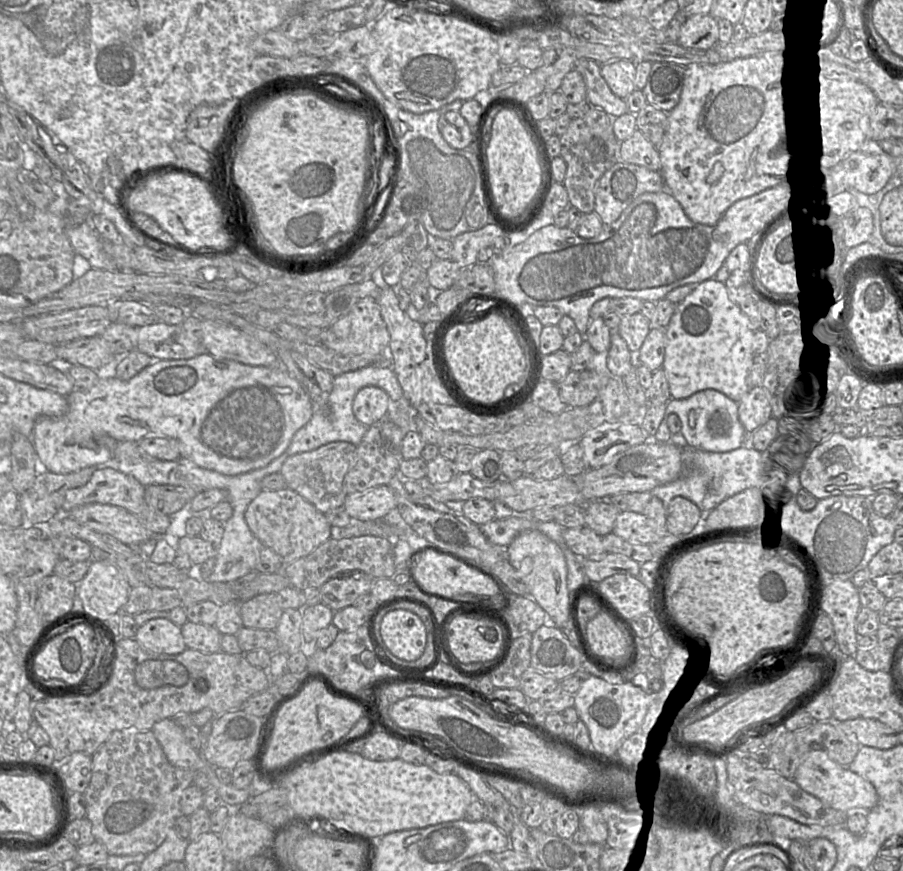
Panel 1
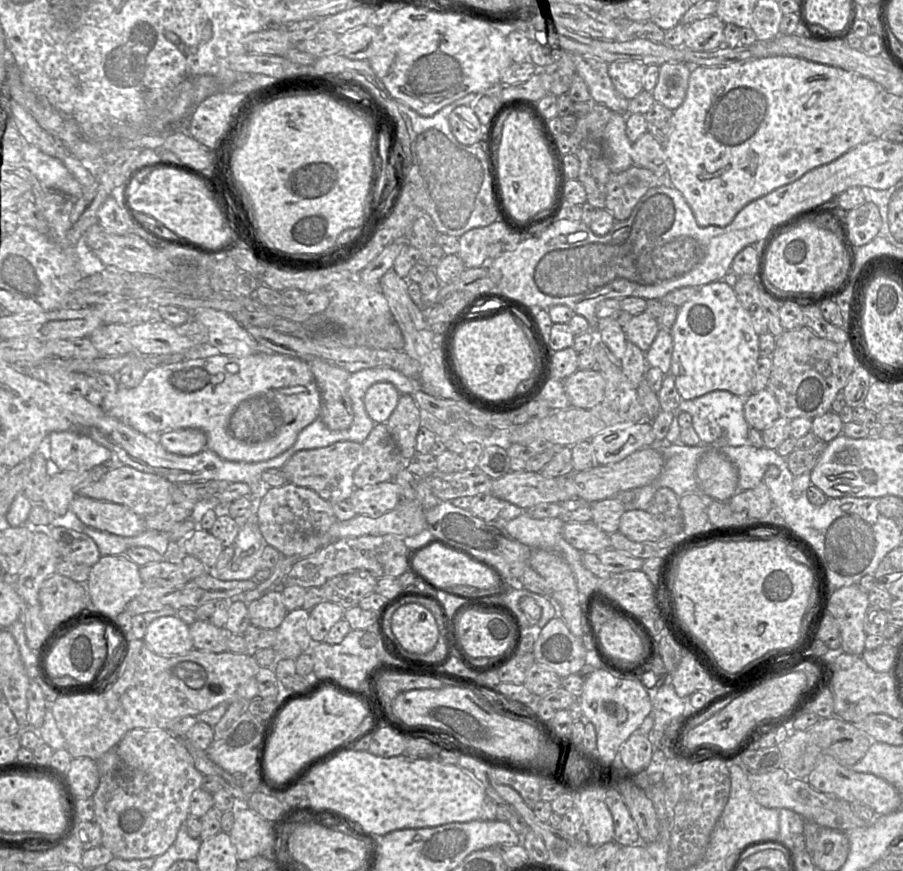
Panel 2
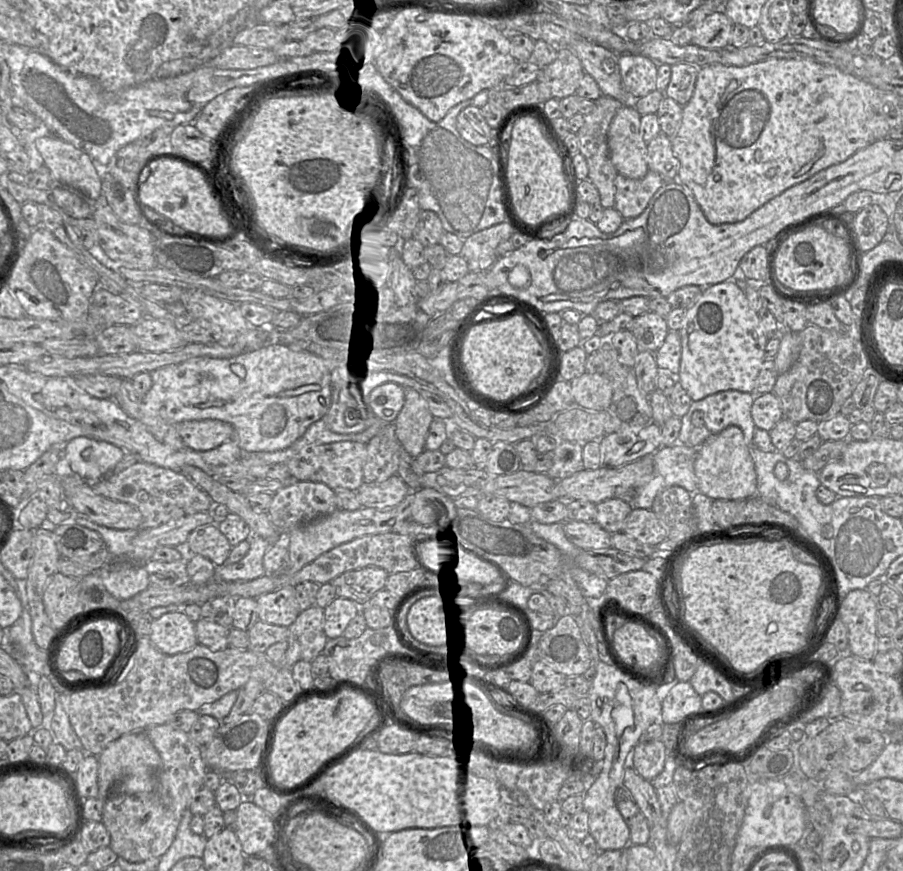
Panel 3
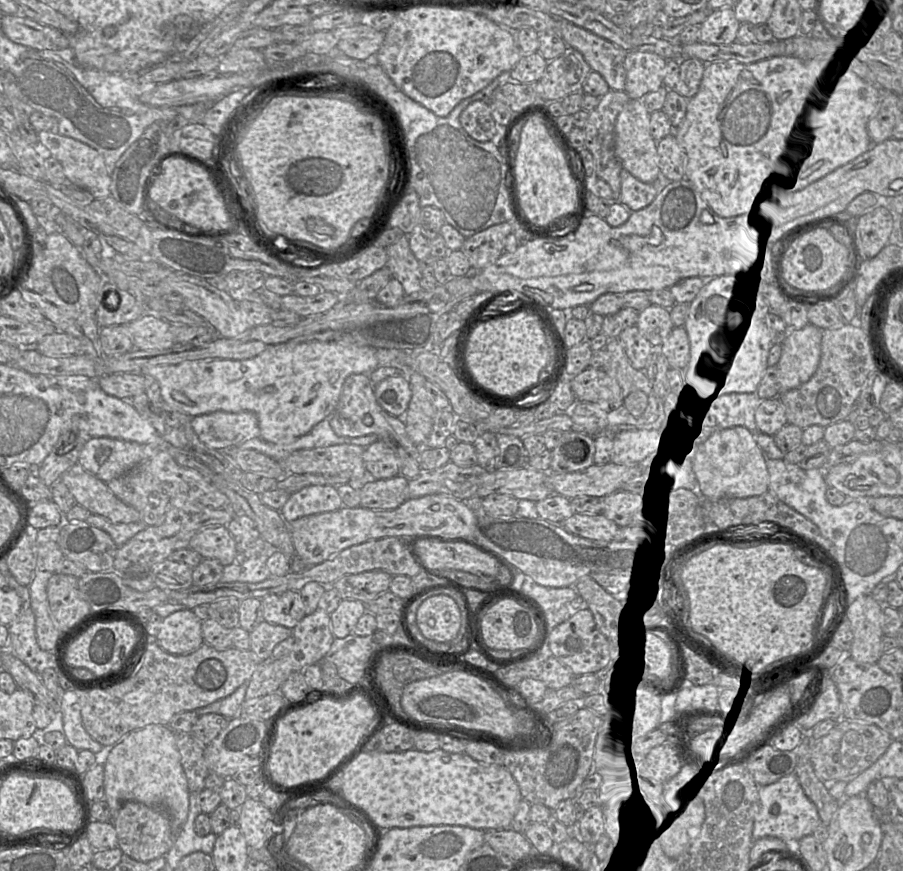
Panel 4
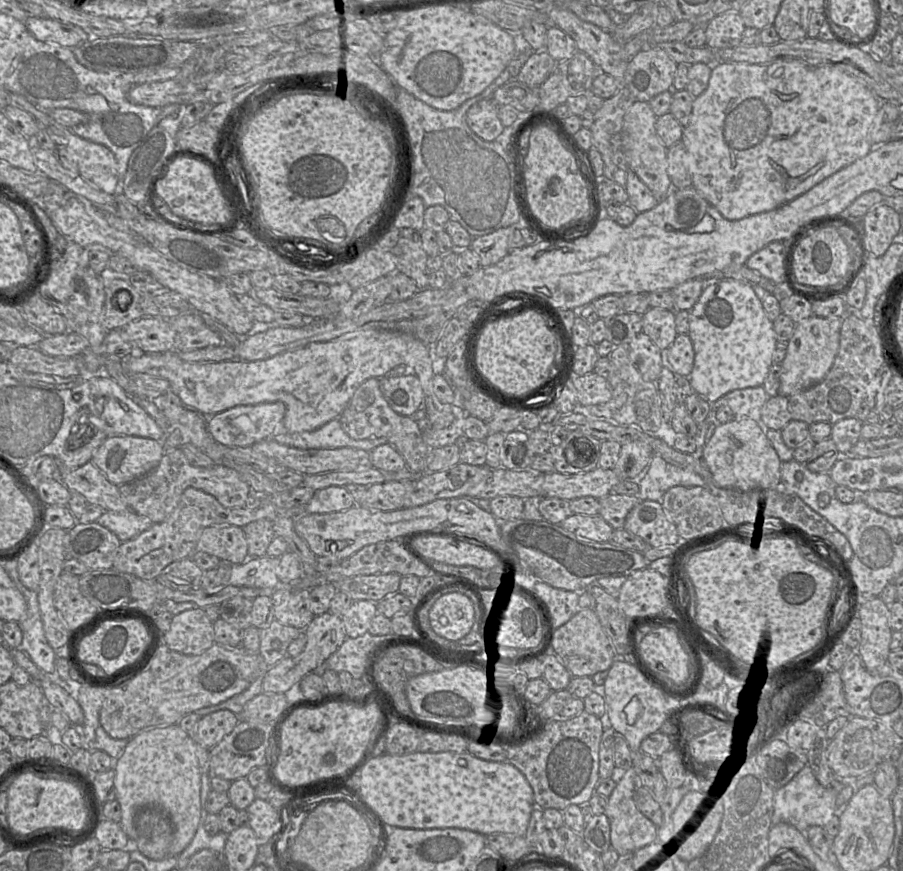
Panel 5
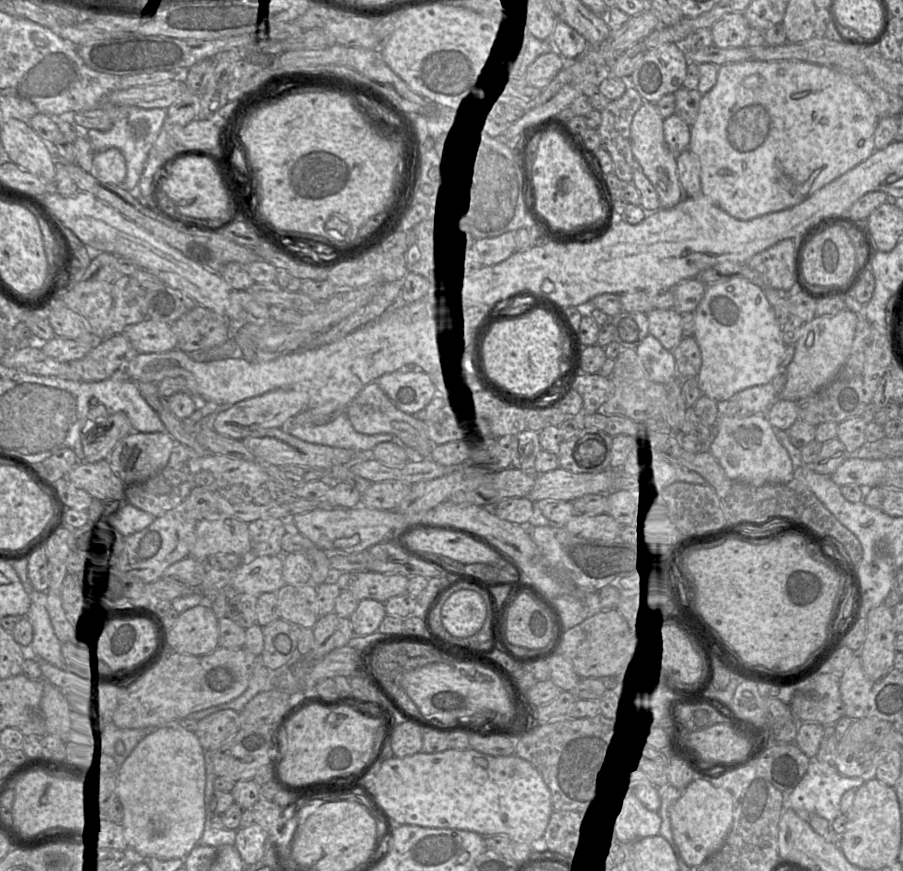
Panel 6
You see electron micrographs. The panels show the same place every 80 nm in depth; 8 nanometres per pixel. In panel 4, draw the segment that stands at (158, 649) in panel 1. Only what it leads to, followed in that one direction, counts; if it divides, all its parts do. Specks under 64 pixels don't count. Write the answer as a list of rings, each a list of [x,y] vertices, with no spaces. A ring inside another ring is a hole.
[[[192,609],[177,611],[163,619],[154,640],[170,654],[187,655],[204,643],[201,625]]]

